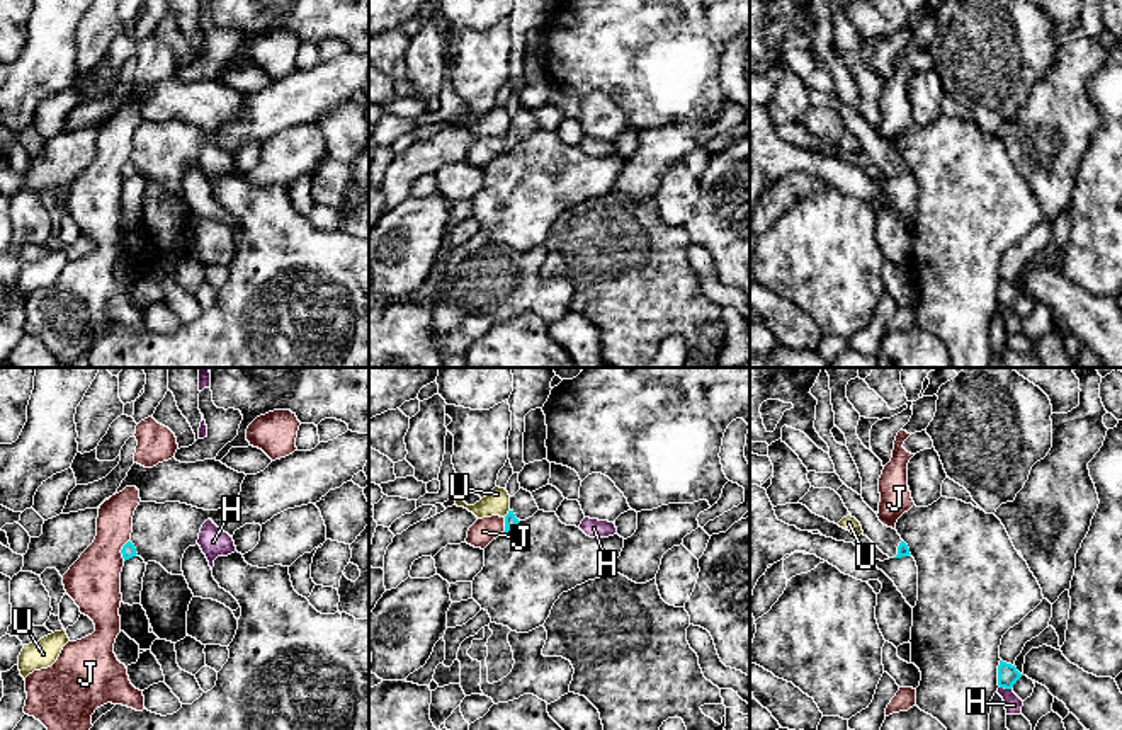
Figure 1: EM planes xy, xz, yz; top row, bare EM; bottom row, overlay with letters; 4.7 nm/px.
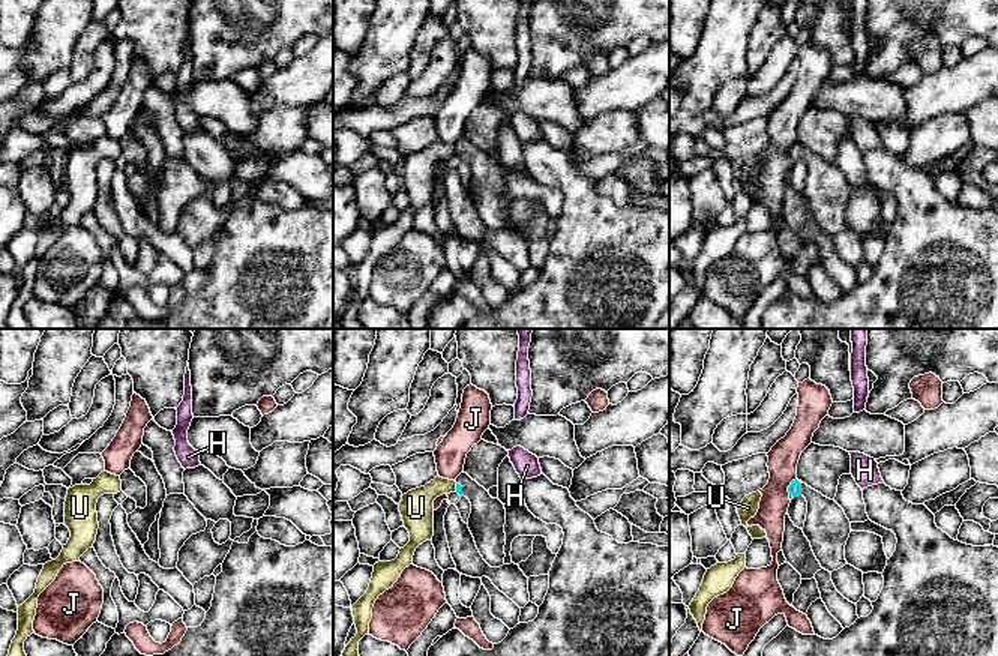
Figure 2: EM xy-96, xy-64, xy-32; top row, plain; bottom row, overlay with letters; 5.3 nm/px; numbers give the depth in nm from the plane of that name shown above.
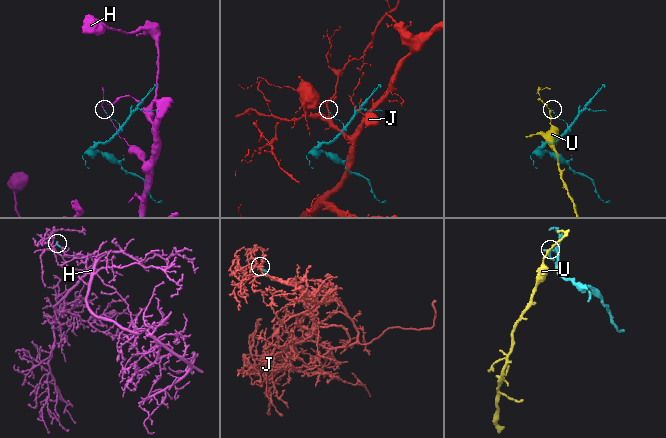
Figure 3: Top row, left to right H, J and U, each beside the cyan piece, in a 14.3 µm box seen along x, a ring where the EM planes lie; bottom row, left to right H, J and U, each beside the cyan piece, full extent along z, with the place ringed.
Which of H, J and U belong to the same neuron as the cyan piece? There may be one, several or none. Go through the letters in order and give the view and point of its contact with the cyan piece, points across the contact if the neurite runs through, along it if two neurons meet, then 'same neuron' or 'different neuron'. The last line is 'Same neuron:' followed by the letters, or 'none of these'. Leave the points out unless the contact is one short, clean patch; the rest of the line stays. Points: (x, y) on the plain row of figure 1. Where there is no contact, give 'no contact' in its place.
H: contact yz (1005, 307); border yz (1000, 305), (1010, 308); different neuron
J: contact xy (121, 169); border xy (128, 159), (121, 169), (123, 179); different neuron
U: contact xz (509, 131); border xz (509, 128), (504, 135); different neuron
Same neuron: none of these

